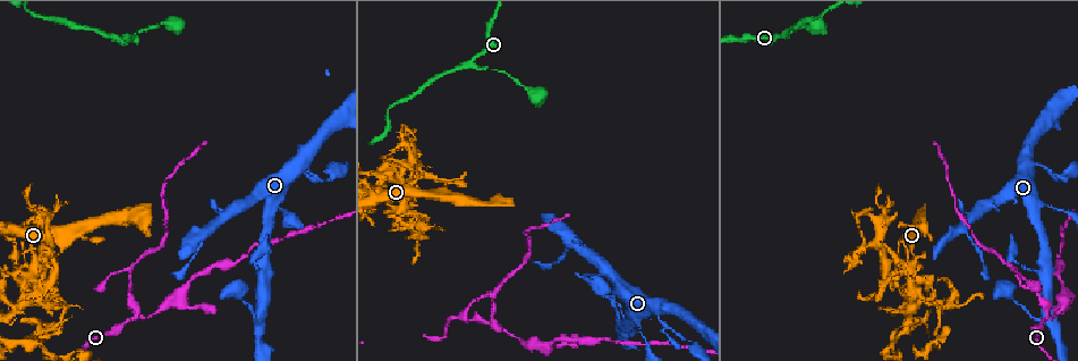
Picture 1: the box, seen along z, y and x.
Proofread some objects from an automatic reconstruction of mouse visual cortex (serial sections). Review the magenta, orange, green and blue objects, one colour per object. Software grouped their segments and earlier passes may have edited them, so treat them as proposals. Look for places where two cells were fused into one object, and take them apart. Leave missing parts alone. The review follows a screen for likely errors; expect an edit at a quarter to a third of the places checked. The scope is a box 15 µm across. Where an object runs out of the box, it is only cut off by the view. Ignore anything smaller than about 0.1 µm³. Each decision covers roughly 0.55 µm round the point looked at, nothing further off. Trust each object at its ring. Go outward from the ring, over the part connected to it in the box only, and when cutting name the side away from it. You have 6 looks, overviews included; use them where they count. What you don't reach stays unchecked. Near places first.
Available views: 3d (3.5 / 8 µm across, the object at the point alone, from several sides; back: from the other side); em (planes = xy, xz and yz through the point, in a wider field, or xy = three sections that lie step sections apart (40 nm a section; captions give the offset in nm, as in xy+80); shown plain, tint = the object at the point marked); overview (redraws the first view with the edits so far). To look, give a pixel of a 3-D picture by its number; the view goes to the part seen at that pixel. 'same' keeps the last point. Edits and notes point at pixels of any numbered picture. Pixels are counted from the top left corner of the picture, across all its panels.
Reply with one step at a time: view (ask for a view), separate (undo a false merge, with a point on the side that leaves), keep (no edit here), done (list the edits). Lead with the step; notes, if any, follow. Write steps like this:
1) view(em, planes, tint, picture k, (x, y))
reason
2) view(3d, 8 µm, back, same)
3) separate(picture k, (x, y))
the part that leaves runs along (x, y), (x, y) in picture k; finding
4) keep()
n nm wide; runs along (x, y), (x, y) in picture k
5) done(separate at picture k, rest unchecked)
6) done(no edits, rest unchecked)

view(3d, 3.5 µm, picture 1, (135, 317))
sudden change in width

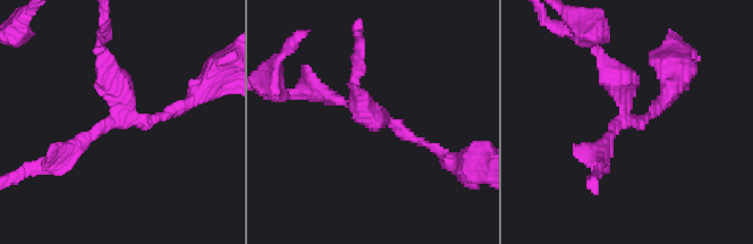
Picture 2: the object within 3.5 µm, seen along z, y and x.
view(em, xy, step 3, tint, picture 2, (625, 119))
3 arms; arms of 150, 250, 300 nm

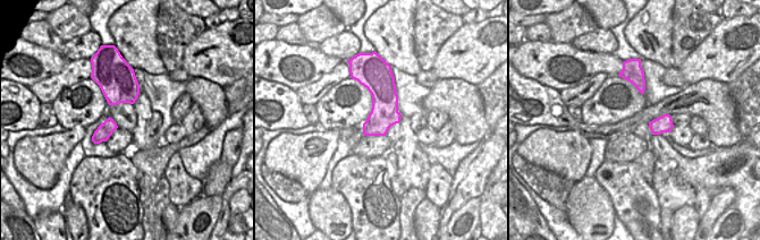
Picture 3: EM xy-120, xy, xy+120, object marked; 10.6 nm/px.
separate(picture 2, (616, 80))
the part that leaves runs along (623, 114), (623, 85), (568, 30) in picture 2; two cells meet here

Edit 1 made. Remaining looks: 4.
view(3d, 8 µm, picture 1, (638, 319))
arms part here

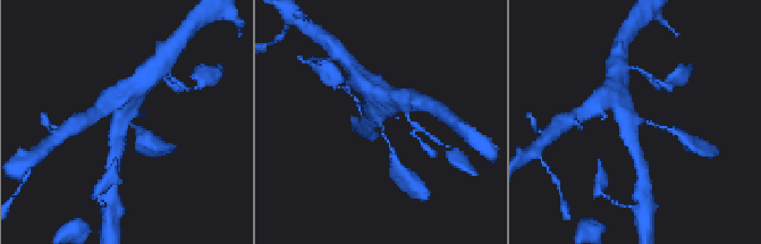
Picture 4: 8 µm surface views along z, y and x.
view(em, xy, step 5, tint, picture 4, (637, 119))
now the EM

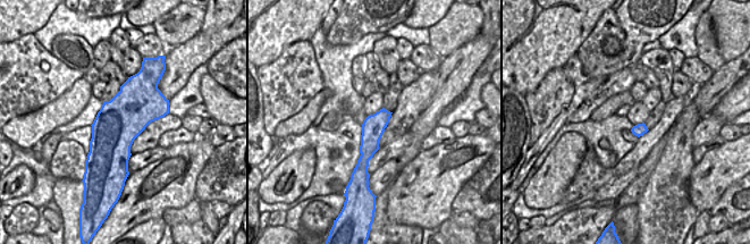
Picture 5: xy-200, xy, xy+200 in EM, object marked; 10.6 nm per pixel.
keep()
240 nm wide; runs along (384, 111), (372, 128), (363, 173) in picture 5; all the same cell

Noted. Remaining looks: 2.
done(separate at picture 2, rest unchecked)

